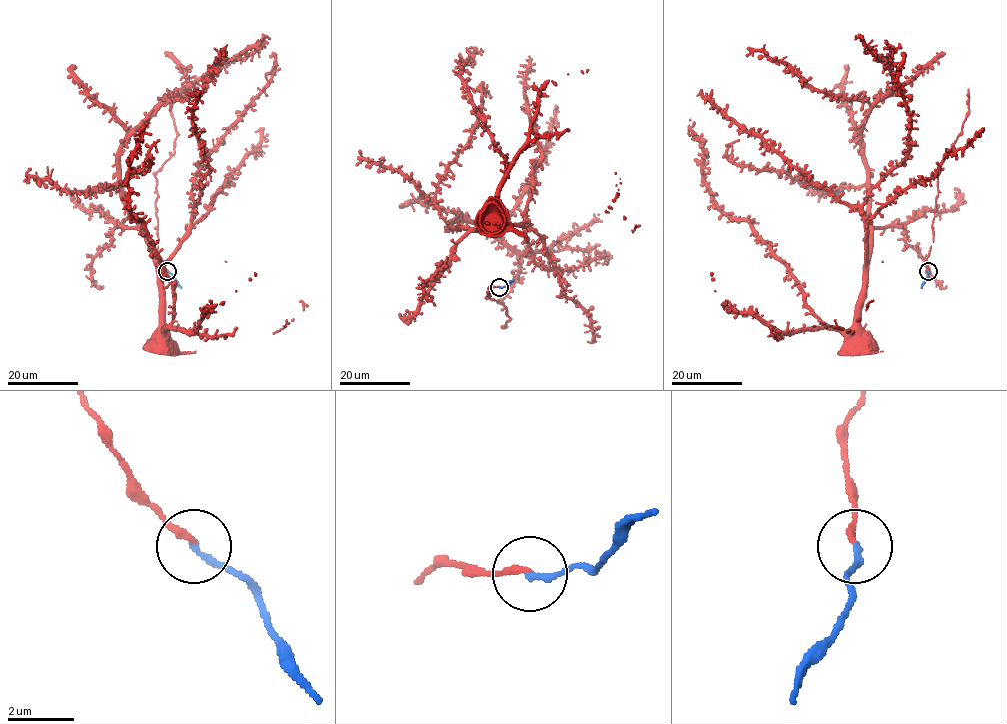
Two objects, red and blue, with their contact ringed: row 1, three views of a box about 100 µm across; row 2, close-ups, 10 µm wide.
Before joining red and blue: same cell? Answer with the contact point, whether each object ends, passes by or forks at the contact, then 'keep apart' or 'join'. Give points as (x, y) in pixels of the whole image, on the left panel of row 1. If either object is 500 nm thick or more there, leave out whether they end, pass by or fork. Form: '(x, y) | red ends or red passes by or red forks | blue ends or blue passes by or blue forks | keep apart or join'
(167, 271) | red ends | blue ends | join

